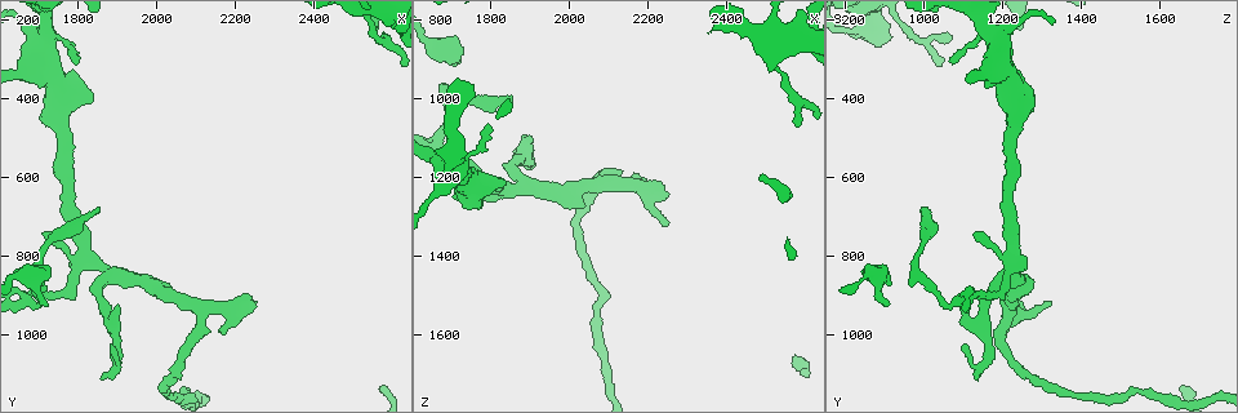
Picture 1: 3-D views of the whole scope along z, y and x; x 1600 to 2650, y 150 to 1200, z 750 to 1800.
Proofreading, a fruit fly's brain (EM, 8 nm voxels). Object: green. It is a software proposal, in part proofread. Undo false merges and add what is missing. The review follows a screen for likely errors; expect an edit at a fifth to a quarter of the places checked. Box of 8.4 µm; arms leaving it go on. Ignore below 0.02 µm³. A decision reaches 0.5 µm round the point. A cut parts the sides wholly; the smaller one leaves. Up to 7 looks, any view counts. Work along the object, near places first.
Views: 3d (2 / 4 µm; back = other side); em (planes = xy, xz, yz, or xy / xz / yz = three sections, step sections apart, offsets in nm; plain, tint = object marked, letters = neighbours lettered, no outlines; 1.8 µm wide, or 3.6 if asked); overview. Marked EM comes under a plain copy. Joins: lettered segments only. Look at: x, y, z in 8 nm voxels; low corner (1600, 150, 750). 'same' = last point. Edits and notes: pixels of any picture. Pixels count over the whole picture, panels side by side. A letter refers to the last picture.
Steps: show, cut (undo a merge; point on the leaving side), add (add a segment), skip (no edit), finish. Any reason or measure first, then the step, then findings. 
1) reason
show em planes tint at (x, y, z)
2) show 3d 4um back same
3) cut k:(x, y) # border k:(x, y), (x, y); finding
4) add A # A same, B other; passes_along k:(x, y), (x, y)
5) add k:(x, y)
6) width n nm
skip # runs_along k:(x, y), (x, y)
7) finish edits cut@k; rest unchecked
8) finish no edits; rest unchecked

three arms meet
show em yz step 4 tint at (1820, 800, 1230)

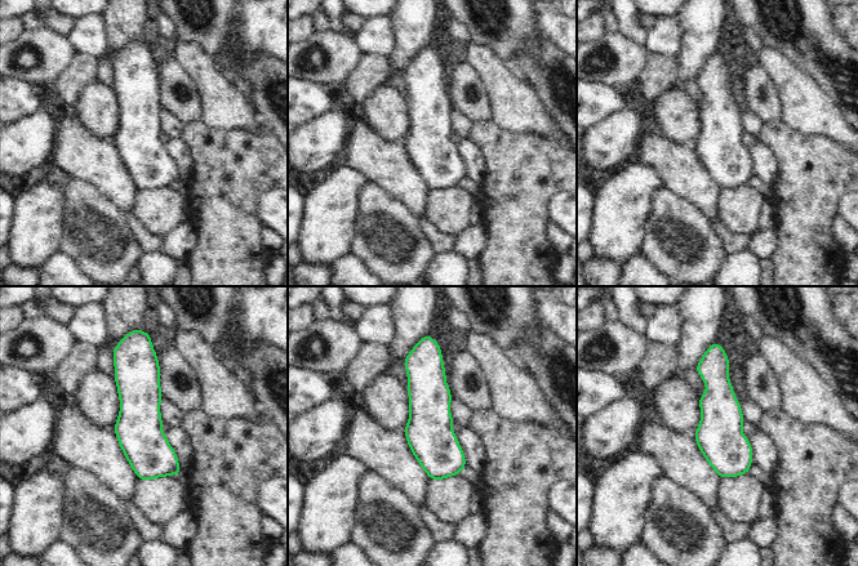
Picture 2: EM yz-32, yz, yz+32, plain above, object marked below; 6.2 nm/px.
show em planes tint same

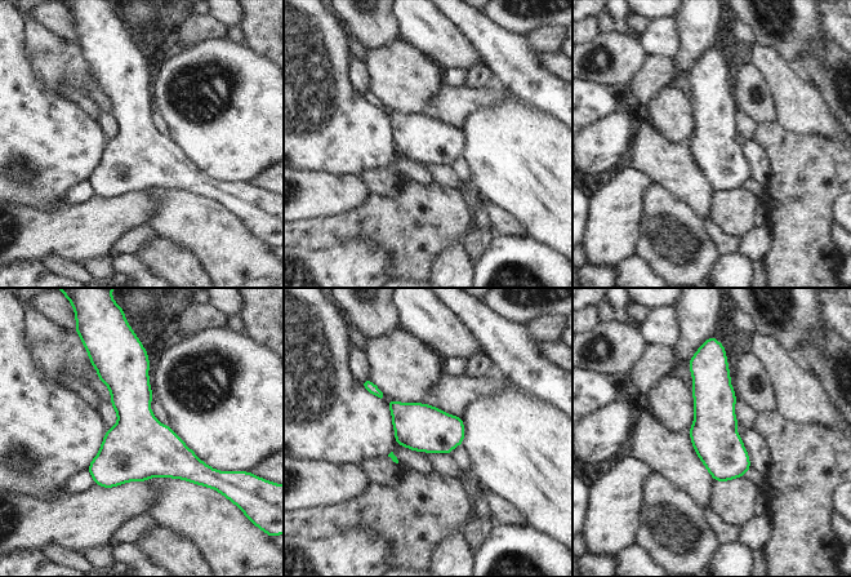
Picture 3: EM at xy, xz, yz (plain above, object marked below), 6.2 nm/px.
see the neighbours
show em planes letters same

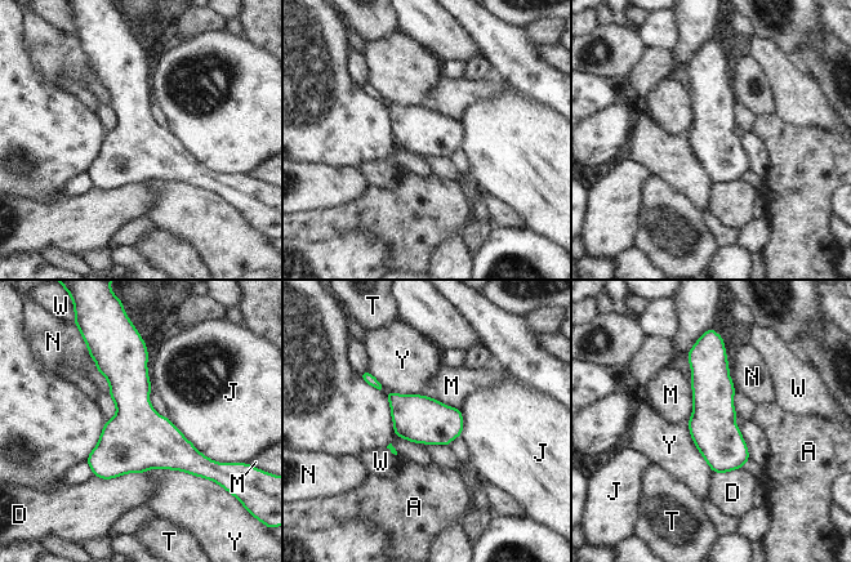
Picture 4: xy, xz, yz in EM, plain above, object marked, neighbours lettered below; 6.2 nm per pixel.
skip # A other, D other, J other, M other, N other, T other, W other, Y other; one cell here

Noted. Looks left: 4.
free end
show em planes letters at (1790, 300, 1070)

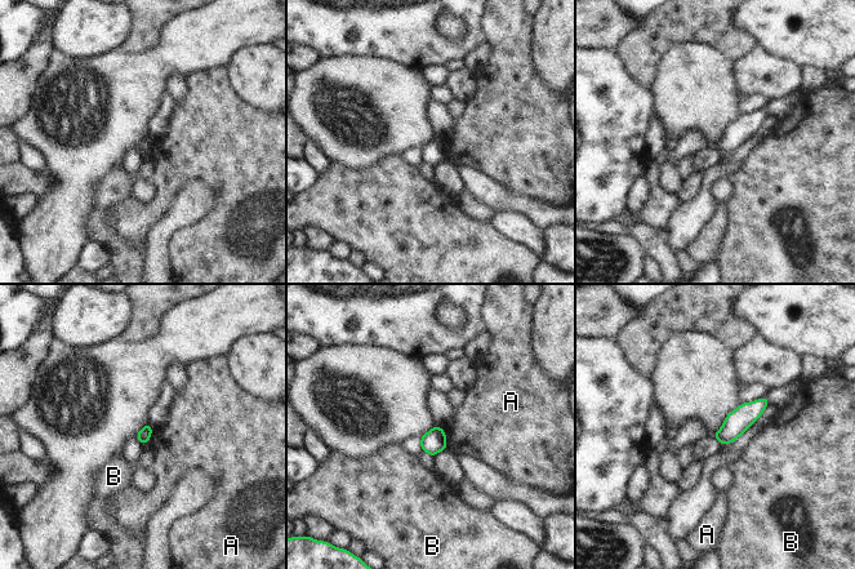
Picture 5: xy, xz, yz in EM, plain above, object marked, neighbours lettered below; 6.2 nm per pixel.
skip # A other, B other; border 5:(445, 432), (448, 447); no lettered segment goes on from it

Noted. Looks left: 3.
tapers out
show 3d 2um at (2575, 255, 1070)

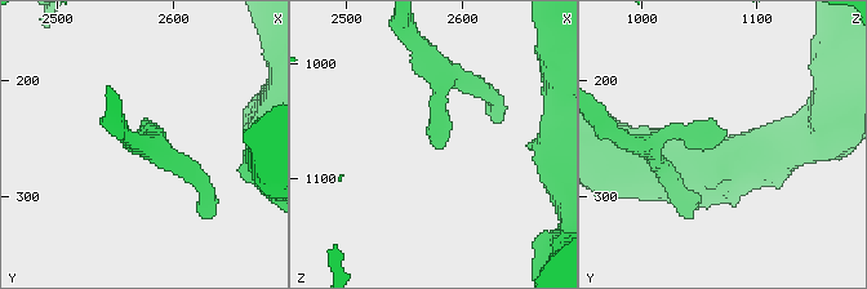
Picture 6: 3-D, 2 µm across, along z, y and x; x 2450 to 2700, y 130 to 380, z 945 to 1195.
shape alone is not enough
show em planes letters at (2576, 250, 1070)

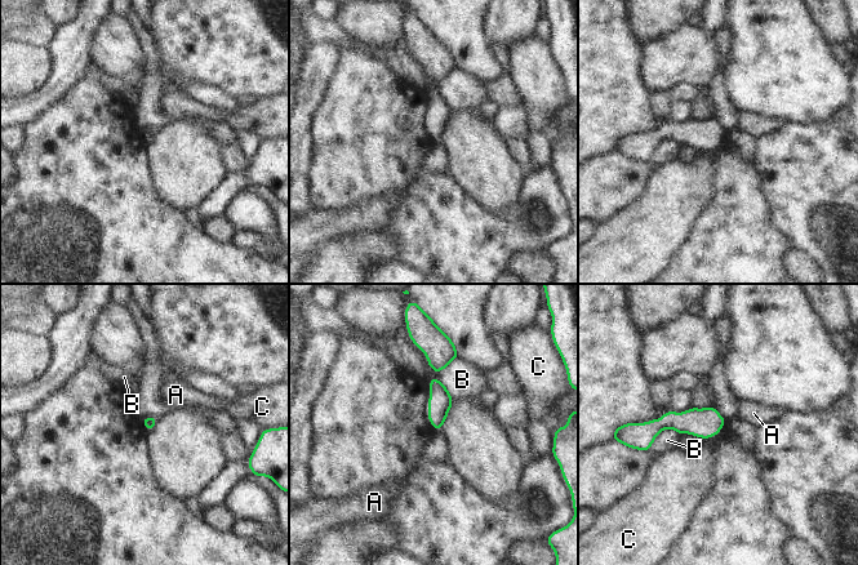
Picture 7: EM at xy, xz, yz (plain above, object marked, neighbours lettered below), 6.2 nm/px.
longest_contact B 240 nm
skip # A other, B other, C other; none of them fits

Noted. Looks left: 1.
finish no edits; rest unchecked

